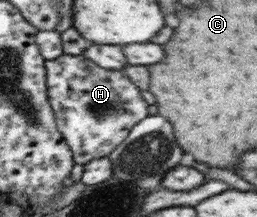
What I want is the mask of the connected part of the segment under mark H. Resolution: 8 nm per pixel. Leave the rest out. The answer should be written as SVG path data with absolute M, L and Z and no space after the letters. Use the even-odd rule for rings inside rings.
M69 54L57 60L47 61L46 68L50 103L58 118L58 128L71 145L77 164L84 166L95 159L109 157L117 146L126 142L134 127L149 117L149 104L143 100L141 90L121 70L105 70L85 56L69 56Z

